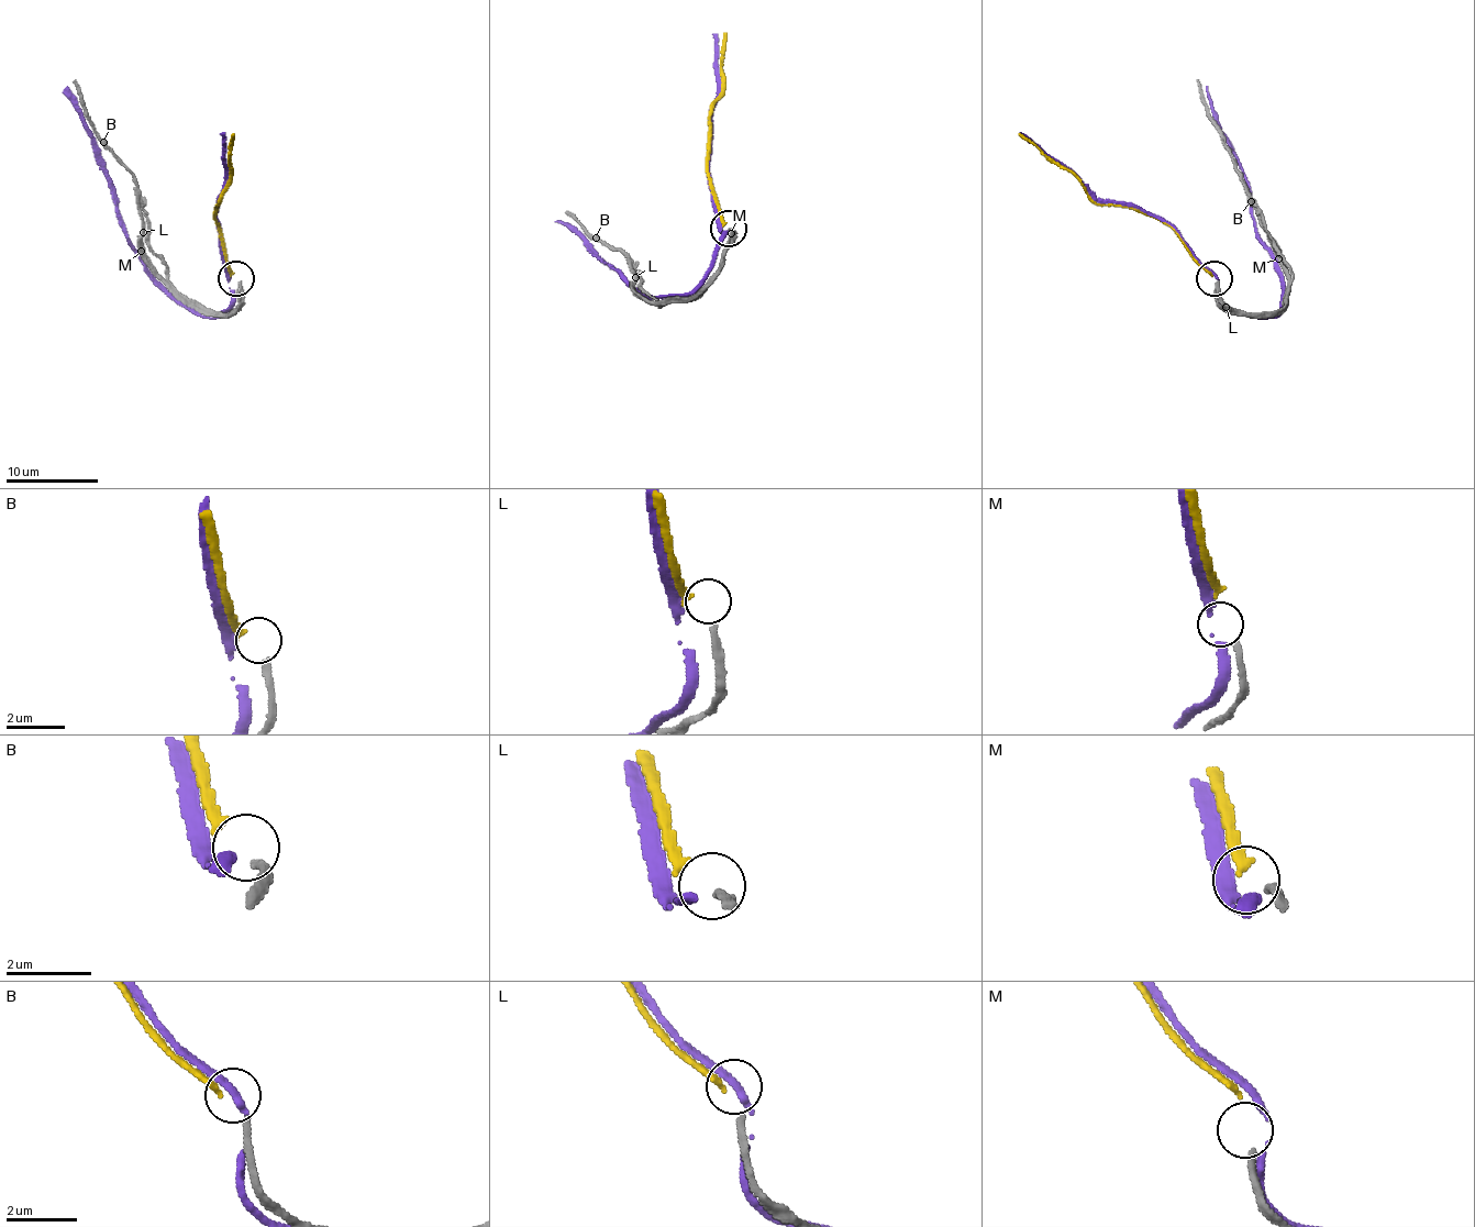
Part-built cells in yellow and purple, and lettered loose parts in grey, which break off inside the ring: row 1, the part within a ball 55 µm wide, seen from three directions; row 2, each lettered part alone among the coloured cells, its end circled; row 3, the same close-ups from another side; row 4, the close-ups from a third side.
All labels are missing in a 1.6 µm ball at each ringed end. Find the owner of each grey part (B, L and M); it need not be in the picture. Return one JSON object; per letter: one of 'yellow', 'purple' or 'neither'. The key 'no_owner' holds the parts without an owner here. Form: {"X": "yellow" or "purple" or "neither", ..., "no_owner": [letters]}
{"B": "neither", "L": "neither", "M": "yellow", "no_owner": ["B", "L"]}

